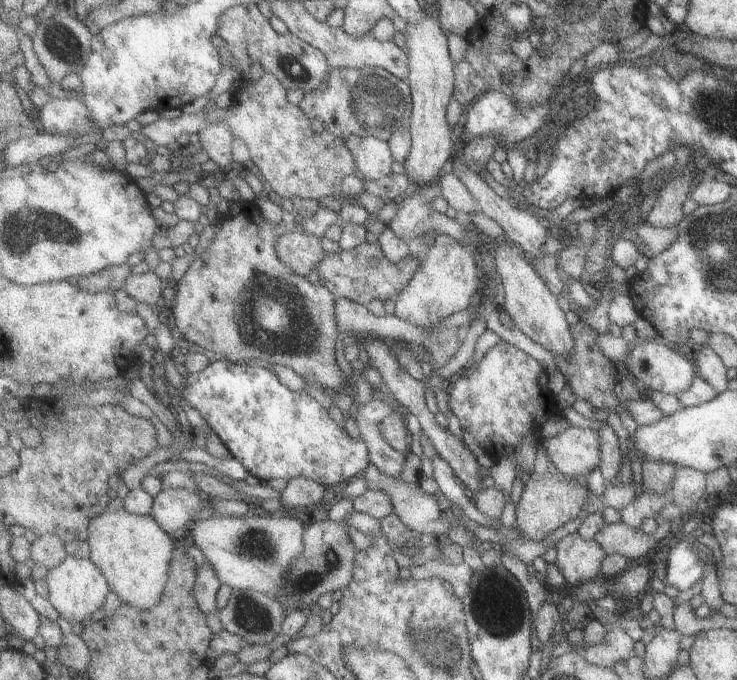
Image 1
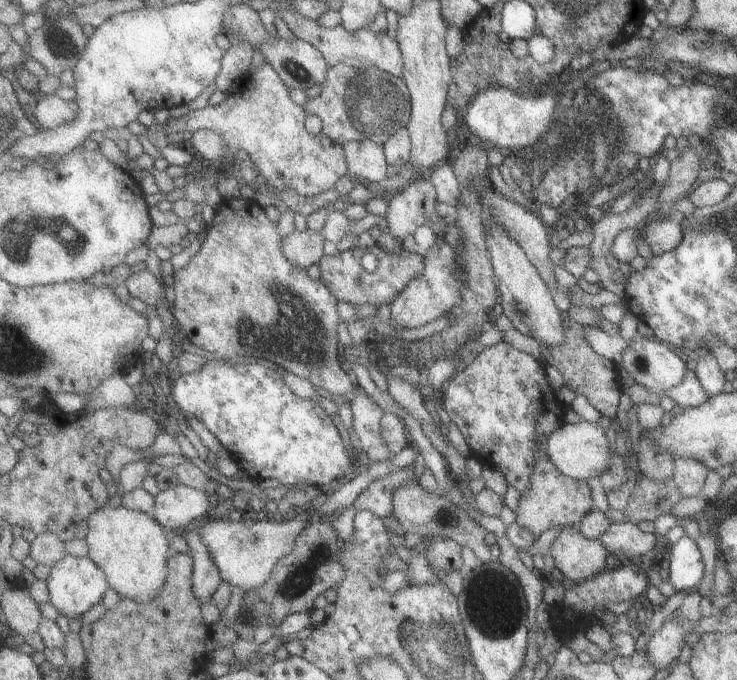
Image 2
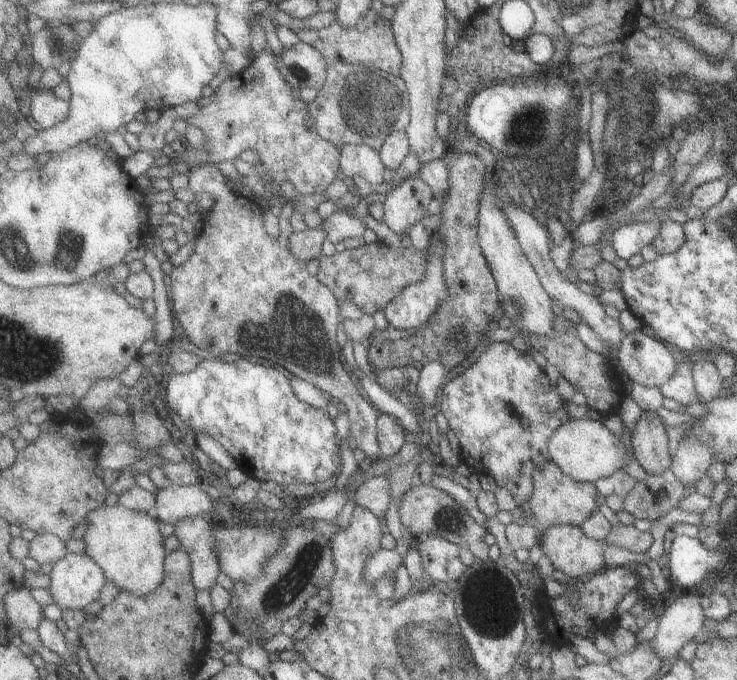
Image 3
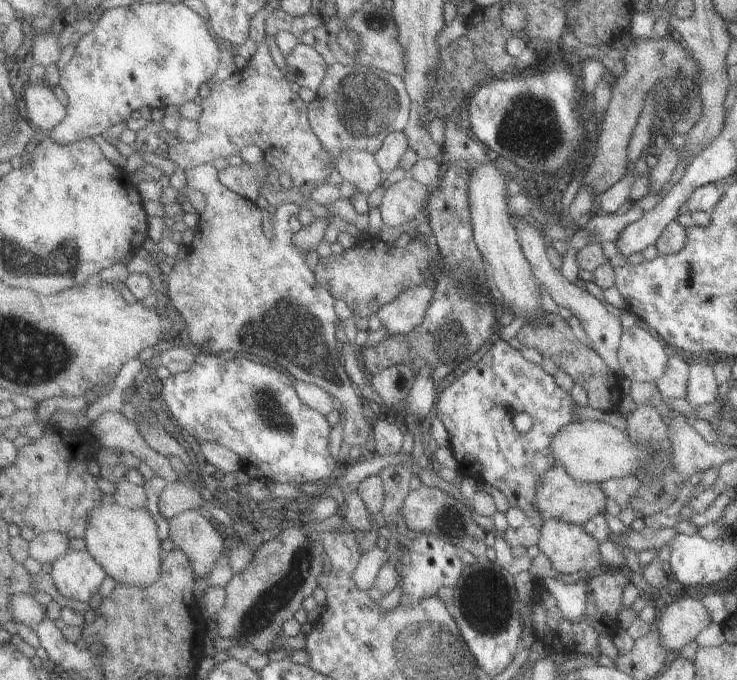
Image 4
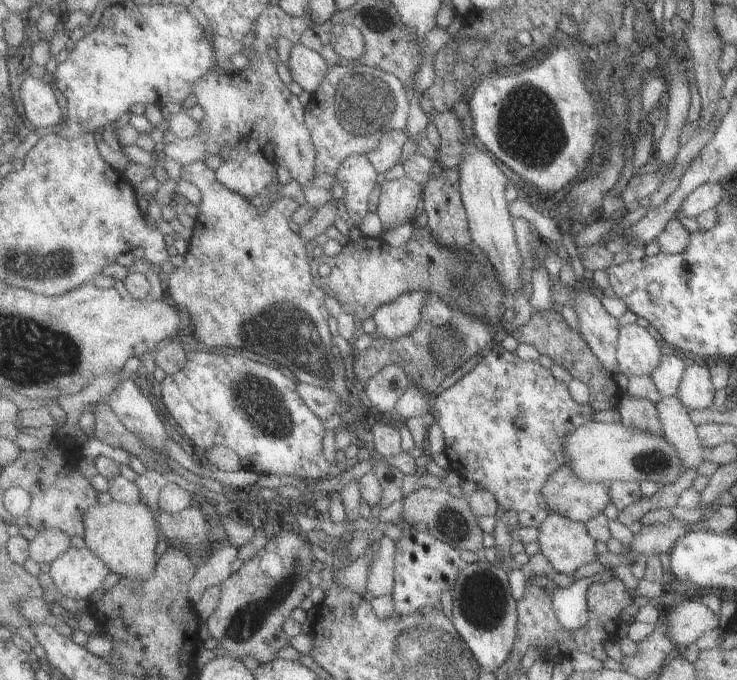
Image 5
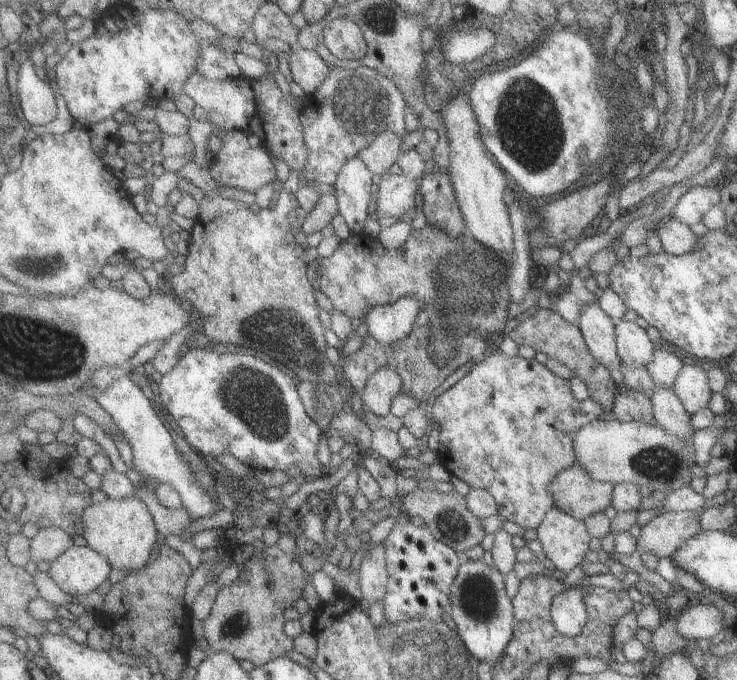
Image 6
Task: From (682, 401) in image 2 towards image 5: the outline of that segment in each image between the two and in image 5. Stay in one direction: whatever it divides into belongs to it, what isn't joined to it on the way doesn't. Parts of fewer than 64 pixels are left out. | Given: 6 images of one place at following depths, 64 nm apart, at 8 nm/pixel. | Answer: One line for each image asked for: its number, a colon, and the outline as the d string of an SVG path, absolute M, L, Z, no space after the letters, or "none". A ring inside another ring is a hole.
3: M679 362L677 372L661 386L661 392L665 398L673 398L679 402L685 402L689 406L691 402L697 402L697 388L695 388L695 376L693 376L693 364Z
4: M675 356L669 360L665 374L659 380L655 380L661 394L665 396L665 400L687 396L689 372L691 372L691 362L689 360L681 360L681 358L675 358Z
5: M663 354L661 364L651 374L661 396L679 396L679 388L681 388L685 370L687 370L687 364L679 356Z

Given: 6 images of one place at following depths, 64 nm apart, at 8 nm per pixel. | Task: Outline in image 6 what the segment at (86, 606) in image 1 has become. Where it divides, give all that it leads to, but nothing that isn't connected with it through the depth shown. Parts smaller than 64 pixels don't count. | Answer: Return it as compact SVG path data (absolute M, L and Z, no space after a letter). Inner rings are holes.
M73 546L61 554L51 568L51 578L71 596L89 594L103 584L115 566L101 552L87 546Z

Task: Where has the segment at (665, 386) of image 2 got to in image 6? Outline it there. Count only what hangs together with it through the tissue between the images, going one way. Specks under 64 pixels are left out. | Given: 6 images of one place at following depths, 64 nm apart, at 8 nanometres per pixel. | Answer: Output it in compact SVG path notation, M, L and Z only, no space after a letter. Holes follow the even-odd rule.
M619 320L615 332L623 364L631 368L645 368L653 360L657 344L647 336L647 332L637 322Z

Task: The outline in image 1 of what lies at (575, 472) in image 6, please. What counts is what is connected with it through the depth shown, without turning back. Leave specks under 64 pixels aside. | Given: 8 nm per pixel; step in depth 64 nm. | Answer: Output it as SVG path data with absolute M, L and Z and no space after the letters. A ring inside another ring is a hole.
M537 442L535 446L537 458L535 458L535 468L531 472L531 480L525 484L521 502L517 504L517 522L515 528L523 532L523 536L531 542L541 542L549 534L557 532L559 528L575 522L581 518L581 514L587 510L587 504L591 500L591 488L583 486L577 482L577 478L571 478L563 474L551 456L547 454L547 448L543 442Z

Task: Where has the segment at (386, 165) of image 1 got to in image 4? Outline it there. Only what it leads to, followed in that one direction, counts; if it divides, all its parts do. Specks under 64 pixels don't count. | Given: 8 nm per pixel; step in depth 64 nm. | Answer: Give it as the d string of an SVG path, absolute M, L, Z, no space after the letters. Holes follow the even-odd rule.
M363 150L345 152L339 158L337 172L353 186L353 196L349 198L353 210L357 214L369 214L369 194L373 194L373 190L377 190L379 186L385 186L381 182L383 168L375 160L375 154Z

